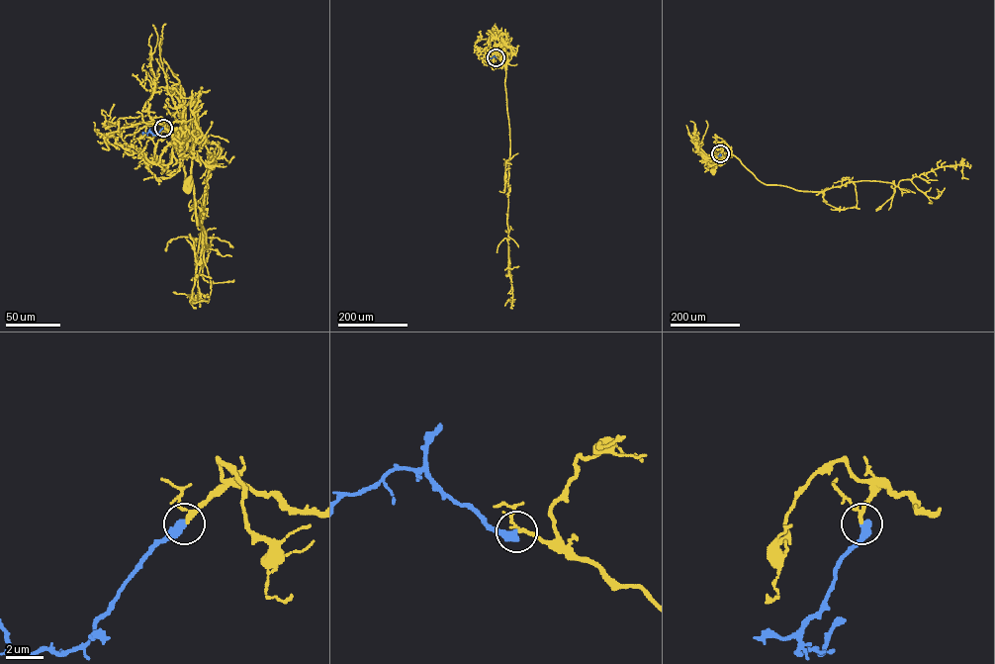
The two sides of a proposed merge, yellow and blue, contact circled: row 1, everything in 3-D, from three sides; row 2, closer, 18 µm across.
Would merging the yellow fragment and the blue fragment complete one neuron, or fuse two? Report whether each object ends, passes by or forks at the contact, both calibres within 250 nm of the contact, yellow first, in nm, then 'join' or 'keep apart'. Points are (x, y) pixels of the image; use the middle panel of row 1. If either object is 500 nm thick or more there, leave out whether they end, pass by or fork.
calibres 180 and 500 nm; join

